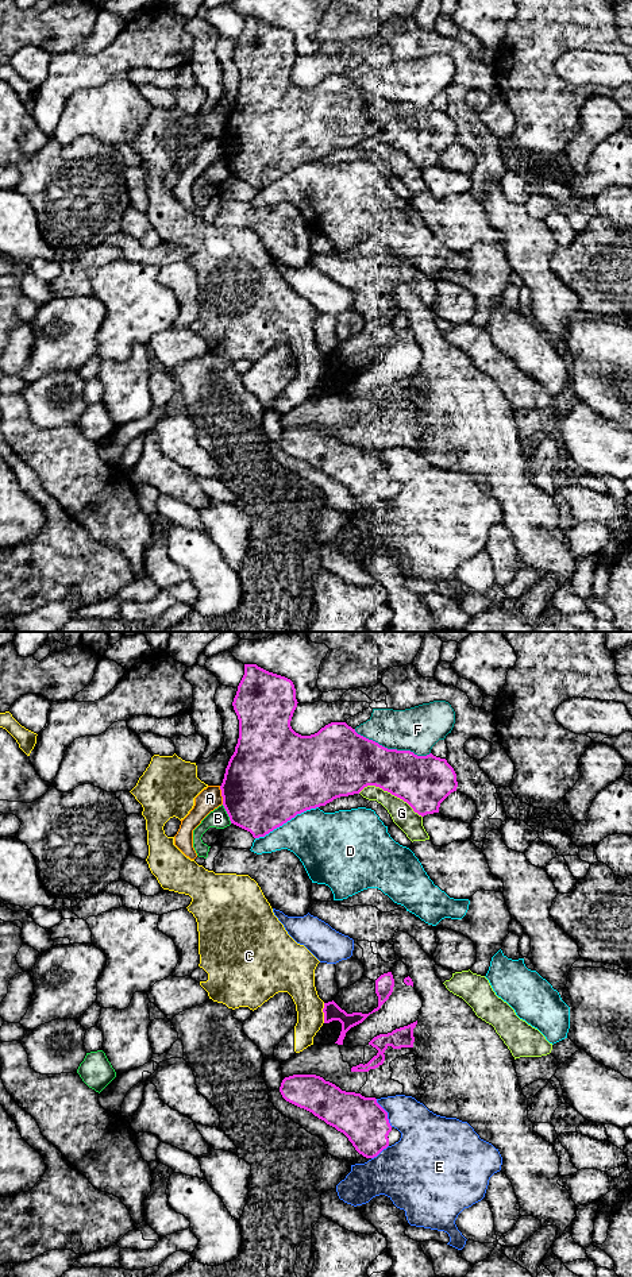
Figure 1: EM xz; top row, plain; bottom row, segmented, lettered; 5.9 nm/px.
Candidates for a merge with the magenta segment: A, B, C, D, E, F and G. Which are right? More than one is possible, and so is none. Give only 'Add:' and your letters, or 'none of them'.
Add: none of them

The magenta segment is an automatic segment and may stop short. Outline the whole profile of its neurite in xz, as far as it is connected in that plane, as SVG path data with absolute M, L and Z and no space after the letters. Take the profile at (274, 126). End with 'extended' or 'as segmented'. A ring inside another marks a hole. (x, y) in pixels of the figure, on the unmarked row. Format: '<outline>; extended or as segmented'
M244 16L244 27L232 54L239 72L239 90L220 142L231 175L250 184L254 190L265 189L307 162L325 158L340 148L359 146L367 138L379 139L402 151L421 169L439 165L440 155L456 143L454 120L446 111L432 105L417 108L411 103L388 101L358 86L346 74L331 74L311 88L296 85L290 73L297 55L296 40L290 31L269 24L257 16Z; as segmented

